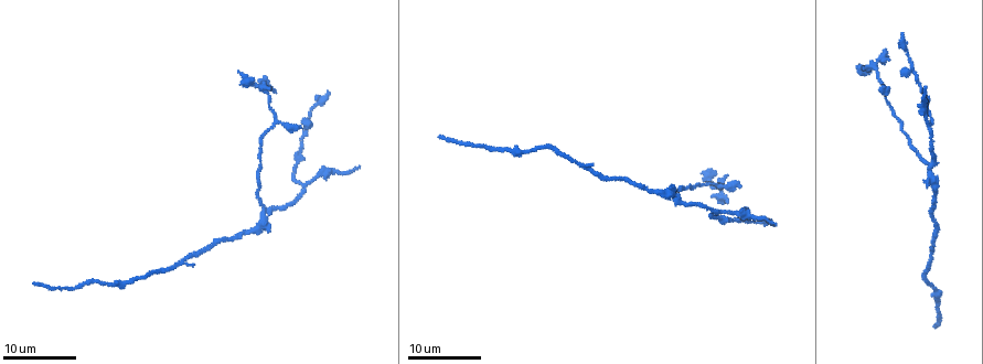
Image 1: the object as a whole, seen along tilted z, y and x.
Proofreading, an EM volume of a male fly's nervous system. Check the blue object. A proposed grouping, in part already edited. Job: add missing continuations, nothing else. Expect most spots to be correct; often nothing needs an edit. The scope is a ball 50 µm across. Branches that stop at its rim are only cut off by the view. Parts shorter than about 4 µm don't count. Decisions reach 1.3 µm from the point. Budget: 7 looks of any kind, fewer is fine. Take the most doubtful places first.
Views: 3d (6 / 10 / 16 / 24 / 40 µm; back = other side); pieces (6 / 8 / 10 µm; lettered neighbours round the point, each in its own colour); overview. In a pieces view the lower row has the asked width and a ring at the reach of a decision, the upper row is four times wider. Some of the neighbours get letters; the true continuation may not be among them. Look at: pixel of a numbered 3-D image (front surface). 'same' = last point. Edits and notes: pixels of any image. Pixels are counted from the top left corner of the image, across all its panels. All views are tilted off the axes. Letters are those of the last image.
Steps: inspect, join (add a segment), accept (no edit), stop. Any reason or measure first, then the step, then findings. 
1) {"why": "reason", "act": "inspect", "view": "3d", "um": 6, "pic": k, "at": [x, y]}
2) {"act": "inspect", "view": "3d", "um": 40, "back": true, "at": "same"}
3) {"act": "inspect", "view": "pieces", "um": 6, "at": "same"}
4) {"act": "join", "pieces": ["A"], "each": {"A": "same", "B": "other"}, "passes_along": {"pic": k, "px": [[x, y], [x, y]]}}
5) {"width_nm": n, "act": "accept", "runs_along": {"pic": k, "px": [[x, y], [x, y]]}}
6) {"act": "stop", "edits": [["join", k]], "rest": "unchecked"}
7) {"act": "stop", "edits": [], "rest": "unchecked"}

{"why": "an open end", "act": "inspect", "view": "3d", "um": 24, "pic": 1, "at": [240, 72]}

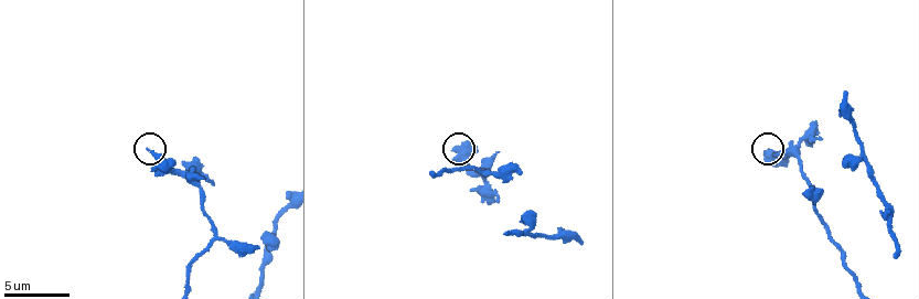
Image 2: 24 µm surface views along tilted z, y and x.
{"act": "inspect", "view": "pieces", "um": 8, "pic": 2, "at": [147, 147]}

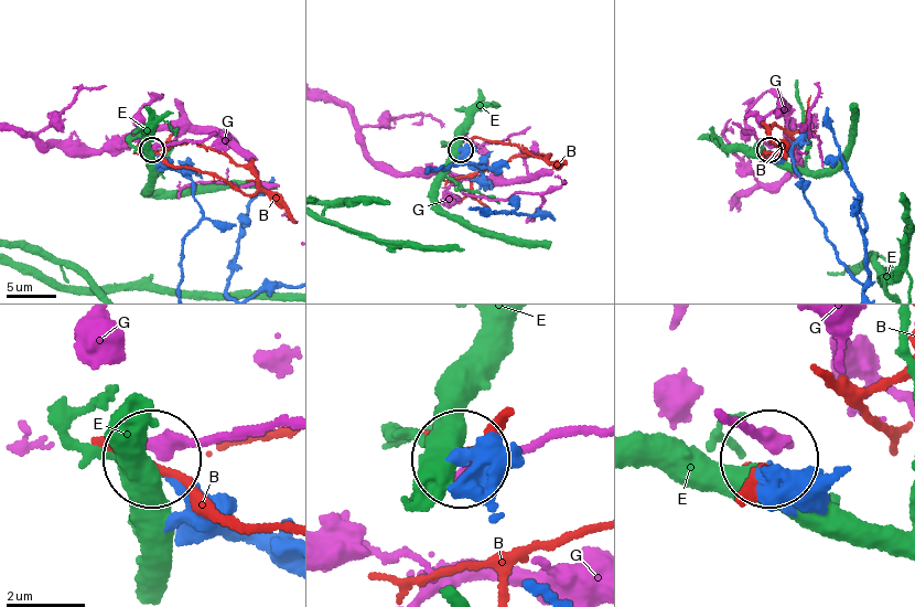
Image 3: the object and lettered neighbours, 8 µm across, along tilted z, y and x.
{"act": "accept", "each": {"B": "other", "E": "other", "G": "other"}, "found": "no lettered segment goes on from it"}

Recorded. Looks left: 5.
{"why": "branch stops here", "act": "inspect", "view": "3d", "um": 6, "pic": 2, "at": [521, 172]}

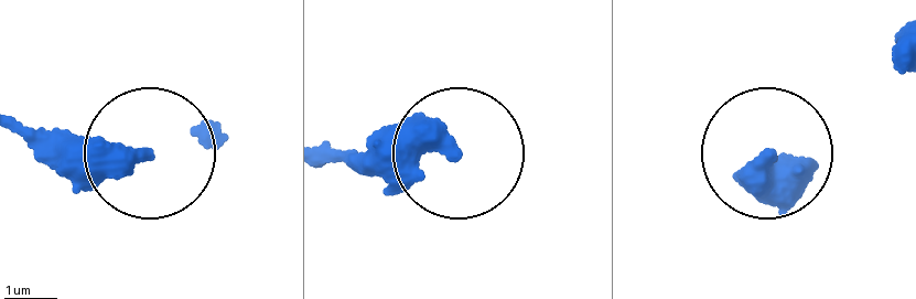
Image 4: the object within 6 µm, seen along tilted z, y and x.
{"why": "see the neighbours", "act": "inspect", "view": "pieces", "um": 6, "pic": 4, "at": [451, 150]}

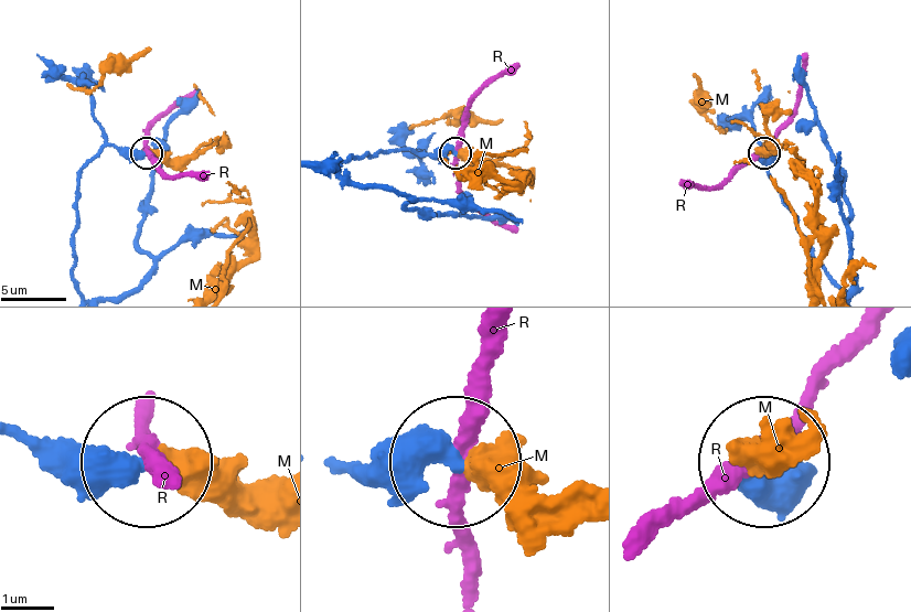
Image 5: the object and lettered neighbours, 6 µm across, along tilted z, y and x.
{"act": "accept", "each": {"M": "other", "R": "other"}, "found": "no lettered segment goes on from it"}

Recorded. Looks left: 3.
{"why": "branch stops here", "act": "inspect", "view": "pieces", "um": 10, "pic": 2, "at": [820, 139]}

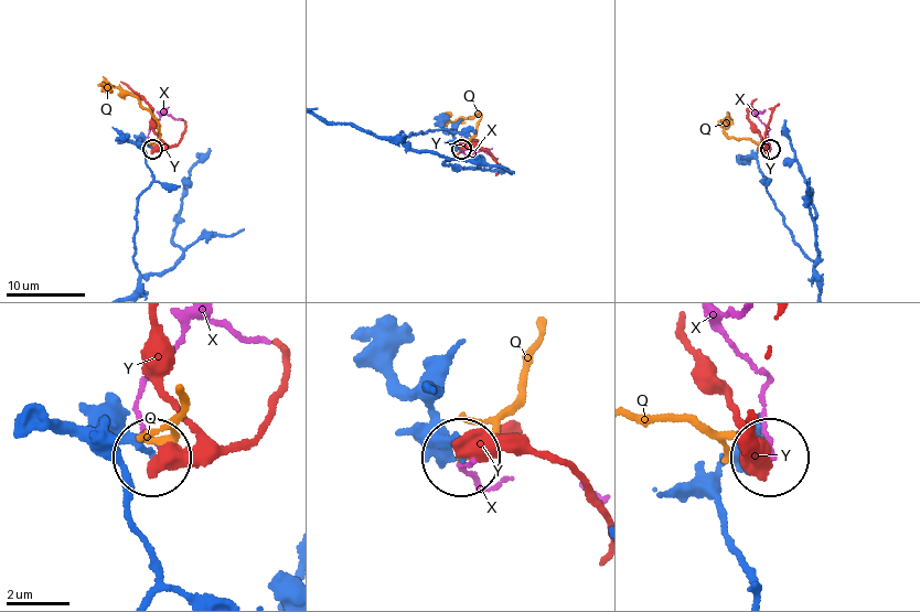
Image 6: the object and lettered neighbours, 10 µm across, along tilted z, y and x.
{"act": "accept", "each": {"Q": "other", "X": "other", "Y": "other"}, "runs_along": {"pic": 6, "px": [[429, 393], [440, 395], [437, 425], [457, 455]]}, "found": "no lettered segment goes on from it"}

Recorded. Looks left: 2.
{"why": "thin end", "act": "inspect", "view": "3d", "um": 24, "pic": 1, "at": [195, 265]}

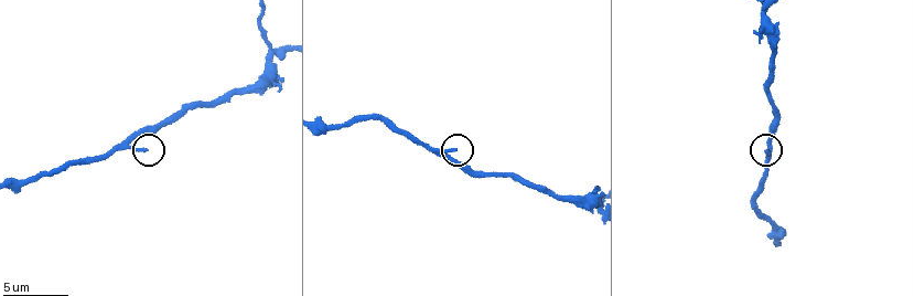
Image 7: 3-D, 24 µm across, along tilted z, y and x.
{"act": "inspect", "view": "pieces", "um": 8, "pic": 7, "at": [454, 150]}

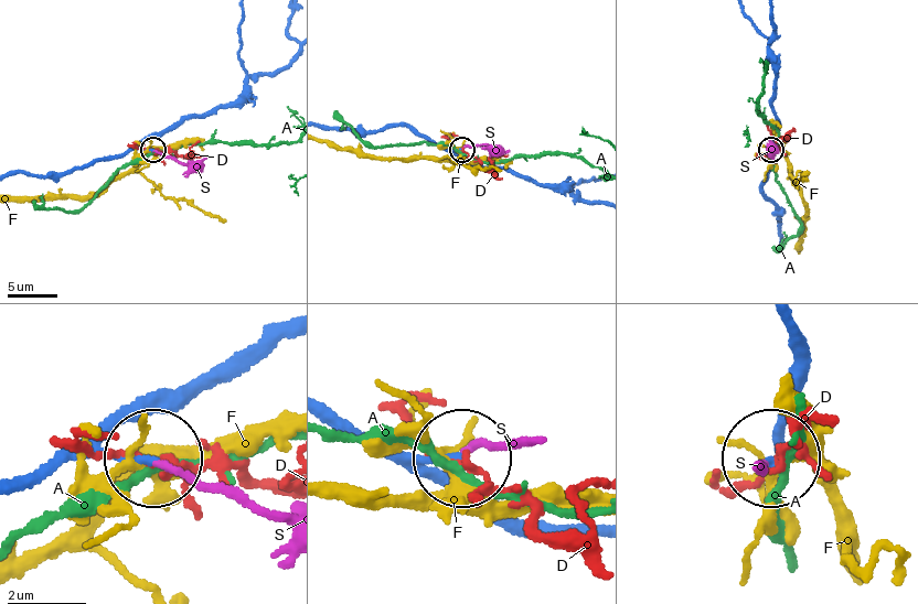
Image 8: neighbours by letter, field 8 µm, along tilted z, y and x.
{"act": "join", "pieces": ["S"], "each": {"A": "other", "D": "other", "F": "other", "S": "same"}, "found": "it goes on there"}

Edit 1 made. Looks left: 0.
{"act": "stop", "edits": [["join", 8]], "rest": "unchecked"}

